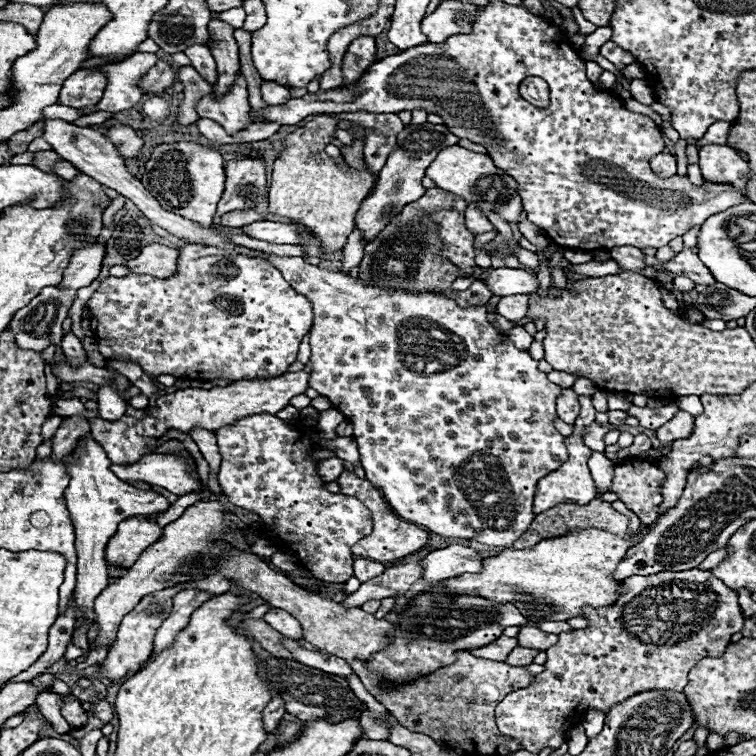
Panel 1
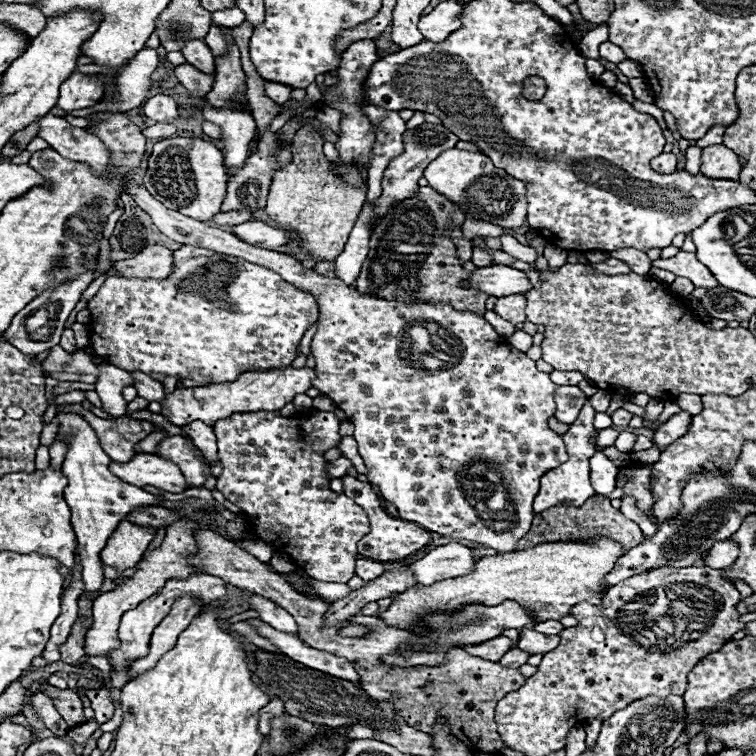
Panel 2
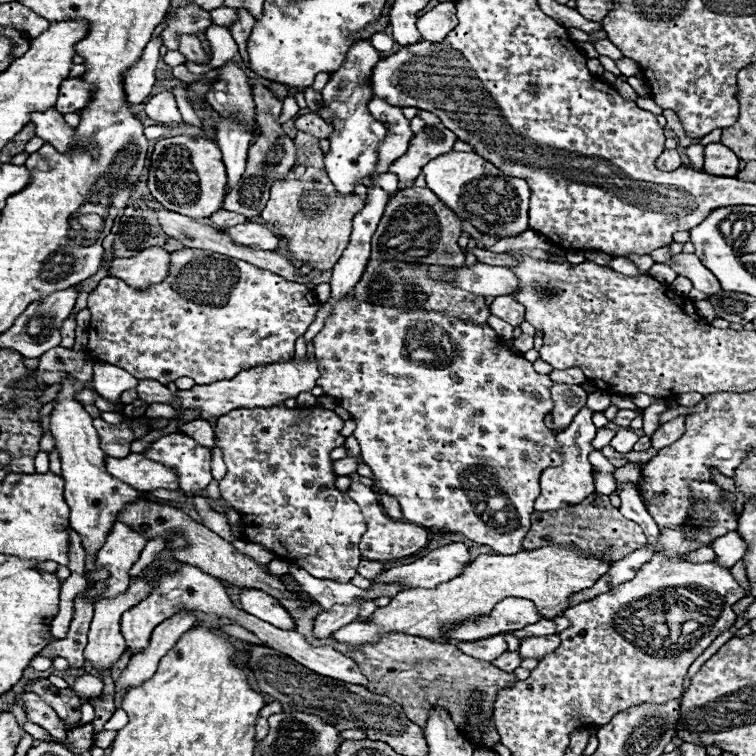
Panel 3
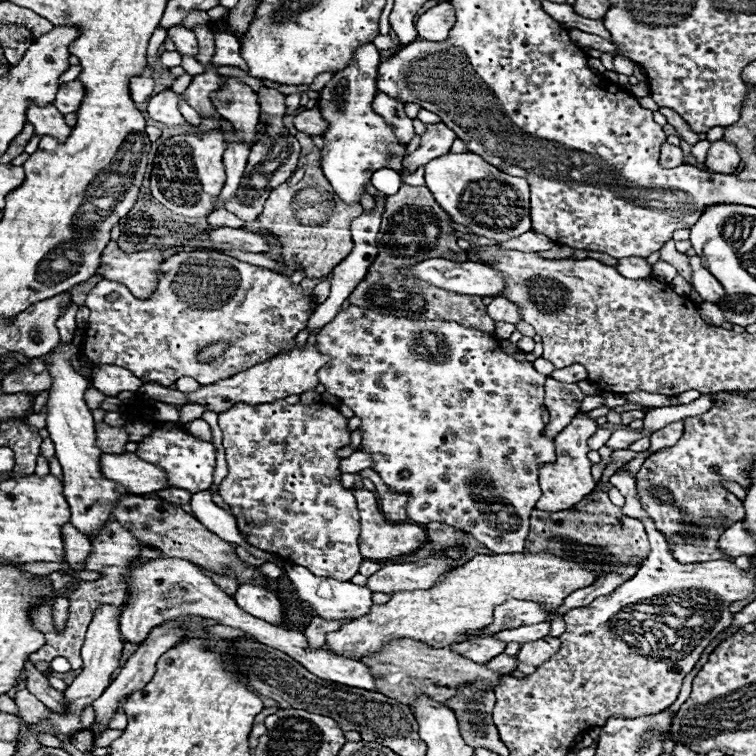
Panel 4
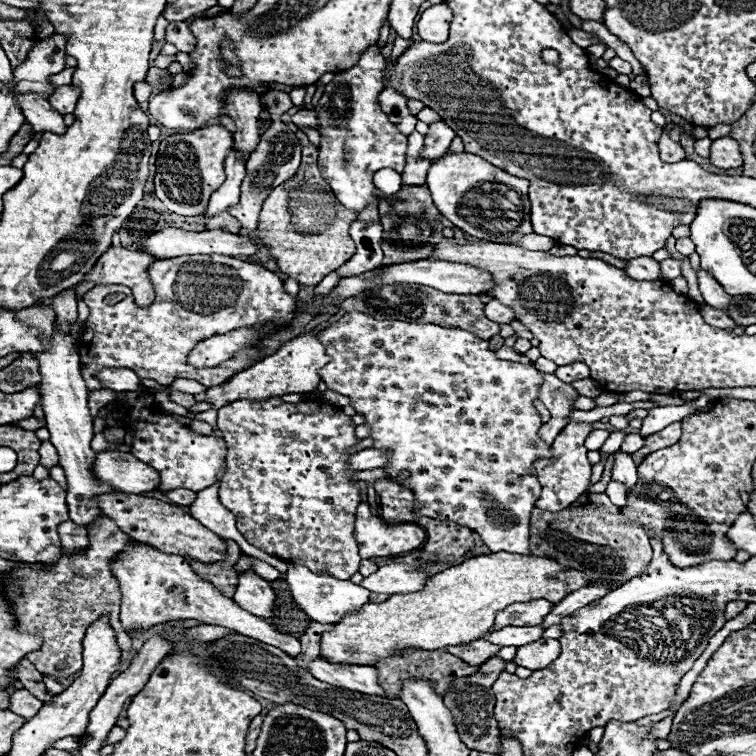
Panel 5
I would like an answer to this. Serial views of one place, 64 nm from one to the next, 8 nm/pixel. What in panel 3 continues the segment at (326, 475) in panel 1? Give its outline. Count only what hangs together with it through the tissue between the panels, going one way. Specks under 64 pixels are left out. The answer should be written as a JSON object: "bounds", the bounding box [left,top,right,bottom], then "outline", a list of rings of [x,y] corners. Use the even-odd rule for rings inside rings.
{"bounds":[334,458,360,476],"outline":[[[342,458],[342,460],[336,460],[334,470],[338,476],[348,476],[358,470],[358,464],[360,464],[360,458]]]}

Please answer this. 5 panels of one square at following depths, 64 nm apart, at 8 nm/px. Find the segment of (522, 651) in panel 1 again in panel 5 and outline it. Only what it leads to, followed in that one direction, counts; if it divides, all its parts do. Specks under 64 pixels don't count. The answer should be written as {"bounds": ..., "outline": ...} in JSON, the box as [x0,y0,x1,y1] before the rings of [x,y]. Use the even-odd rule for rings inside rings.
{"bounds":[444,658,506,754],"outline":[[[490,658],[488,662],[480,664],[480,670],[472,676],[464,676],[454,680],[448,686],[448,694],[444,694],[444,704],[450,708],[452,716],[454,716],[454,724],[458,730],[460,740],[470,748],[470,750],[478,750],[478,752],[488,752],[488,754],[496,754],[498,746],[498,722],[494,720],[494,696],[492,692],[492,684],[498,678],[498,674],[506,668],[506,662],[502,658]]]}

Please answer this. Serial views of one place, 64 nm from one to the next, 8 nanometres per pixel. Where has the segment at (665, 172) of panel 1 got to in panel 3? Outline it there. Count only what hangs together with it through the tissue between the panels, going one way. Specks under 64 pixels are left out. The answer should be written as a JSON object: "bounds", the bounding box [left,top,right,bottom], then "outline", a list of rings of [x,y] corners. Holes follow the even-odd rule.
{"bounds":[656,150,682,170],"outline":[[[664,150],[664,152],[660,154],[660,158],[656,160],[656,166],[658,166],[660,170],[676,170],[678,166],[682,166],[678,150]]]}

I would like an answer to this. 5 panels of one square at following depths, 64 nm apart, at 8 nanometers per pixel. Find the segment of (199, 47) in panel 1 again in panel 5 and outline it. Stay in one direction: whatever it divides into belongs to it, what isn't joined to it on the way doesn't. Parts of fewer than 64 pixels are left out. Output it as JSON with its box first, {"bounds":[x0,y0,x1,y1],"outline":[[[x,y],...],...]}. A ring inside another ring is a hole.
{"bounds":[164,22,194,52],"outline":[[[170,22],[166,28],[164,40],[168,44],[174,44],[180,52],[192,52],[192,46],[194,46],[194,38],[186,22]]]}

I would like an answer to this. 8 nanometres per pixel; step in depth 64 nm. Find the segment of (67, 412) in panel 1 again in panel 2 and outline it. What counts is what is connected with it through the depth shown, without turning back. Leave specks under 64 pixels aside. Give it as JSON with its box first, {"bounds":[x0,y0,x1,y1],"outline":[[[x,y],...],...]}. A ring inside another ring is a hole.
{"bounds":[58,368,316,462],"outline":[[[274,368],[274,370],[254,370],[240,374],[234,382],[220,382],[210,386],[196,386],[196,388],[178,388],[164,402],[162,414],[176,426],[190,424],[194,420],[202,420],[208,426],[214,426],[216,420],[228,418],[228,414],[236,414],[240,410],[280,410],[284,404],[292,402],[294,396],[304,394],[312,388],[312,380],[316,372],[312,368]],[[68,404],[68,406],[70,408],[58,406],[58,410],[70,410],[70,412],[84,414],[88,418],[90,426],[96,430],[96,434],[100,438],[100,446],[114,462],[130,460],[136,454],[134,444],[140,442],[142,438],[146,438],[150,432],[158,430],[146,420],[132,420],[130,416],[120,416],[116,420],[104,420],[104,418],[98,418],[92,412],[84,410],[82,404]]]}

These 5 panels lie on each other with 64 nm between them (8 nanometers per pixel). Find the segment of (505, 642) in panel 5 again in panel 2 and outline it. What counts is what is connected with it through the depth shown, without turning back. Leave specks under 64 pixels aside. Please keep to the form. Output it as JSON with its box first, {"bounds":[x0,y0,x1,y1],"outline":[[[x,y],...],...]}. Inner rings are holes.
{"bounds":[534,620,564,636],"outline":[[[556,620],[556,622],[538,622],[538,624],[534,626],[534,630],[540,632],[540,634],[550,636],[550,634],[560,634],[560,632],[564,630],[564,626],[562,626],[558,620]]]}

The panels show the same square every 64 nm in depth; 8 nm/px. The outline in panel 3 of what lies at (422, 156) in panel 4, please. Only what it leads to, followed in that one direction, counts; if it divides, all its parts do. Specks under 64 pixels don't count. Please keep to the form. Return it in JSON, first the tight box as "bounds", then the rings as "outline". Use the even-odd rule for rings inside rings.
{"bounds":[390,124,458,190],"outline":[[[426,124],[420,134],[414,134],[408,152],[390,166],[390,172],[394,172],[400,180],[398,184],[400,190],[404,186],[412,186],[422,166],[426,166],[432,158],[438,158],[440,154],[450,152],[456,140],[458,140],[456,134],[444,128],[442,124],[436,124],[436,126]]]}

